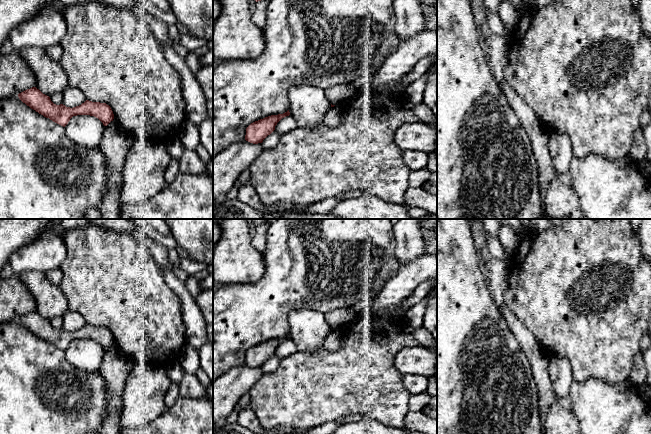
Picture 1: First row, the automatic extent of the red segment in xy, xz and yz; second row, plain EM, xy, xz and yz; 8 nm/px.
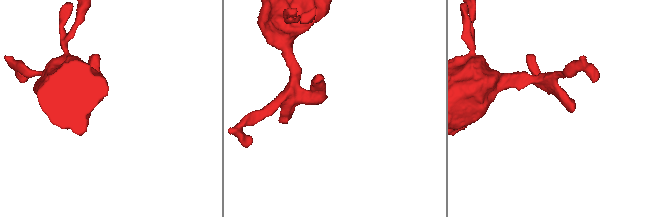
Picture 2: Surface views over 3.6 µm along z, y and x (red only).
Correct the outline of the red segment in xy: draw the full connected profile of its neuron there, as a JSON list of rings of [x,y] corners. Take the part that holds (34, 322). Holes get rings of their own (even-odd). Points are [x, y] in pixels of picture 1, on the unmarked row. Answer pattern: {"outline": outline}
{"outline": [[[32,311],[18,318],[19,323],[46,342],[65,351],[73,340],[90,339],[98,342],[104,350],[114,343],[114,338],[106,327],[86,324],[79,330],[70,332],[63,328],[54,328],[50,321],[43,318],[36,311]]]}

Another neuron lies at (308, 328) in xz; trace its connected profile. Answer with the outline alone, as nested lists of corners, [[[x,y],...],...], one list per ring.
[[[295,309],[289,315],[290,340],[297,347],[297,351],[316,352],[324,348],[324,340],[331,332],[331,327],[327,323],[324,314],[313,309]]]

